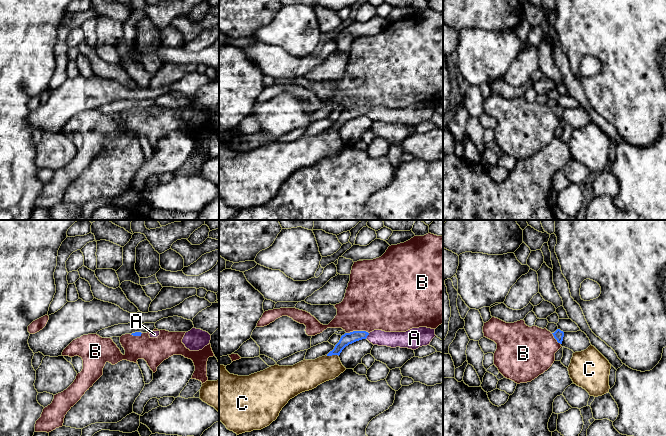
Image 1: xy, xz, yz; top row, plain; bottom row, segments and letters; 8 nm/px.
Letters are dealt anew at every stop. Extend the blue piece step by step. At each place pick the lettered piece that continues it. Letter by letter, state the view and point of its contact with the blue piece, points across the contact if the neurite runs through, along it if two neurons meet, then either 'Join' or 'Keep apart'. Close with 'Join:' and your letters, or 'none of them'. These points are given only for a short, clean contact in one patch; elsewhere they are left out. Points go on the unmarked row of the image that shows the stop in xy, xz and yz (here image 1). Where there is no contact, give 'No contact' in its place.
A: Touches blue at xz (367, 111). Path across: xz (348, 114), (357, 111), (367, 111), (377, 113). Join
B: Touches blue at xz (357, 107). Boundary: xz (368, 108), (350, 107), (346, 109). Keep apart
C: Touches blue at xz (332, 130). Keep apart
Join: A

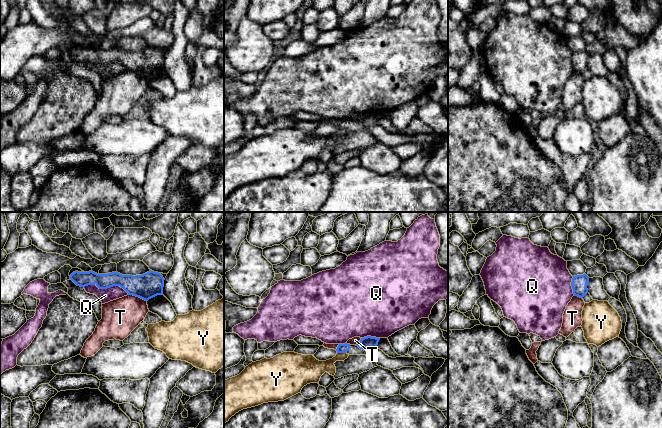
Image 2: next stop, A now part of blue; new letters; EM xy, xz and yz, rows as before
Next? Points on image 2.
Q: Touches blue at xy (106, 64). Keep apart
T: Touches blue at xy (137, 72). Boundary: xy (128, 70), (138, 72), (146, 77). Keep apart
Y: Touches blue at xz (341, 128). Keep apart
Join: none of them

